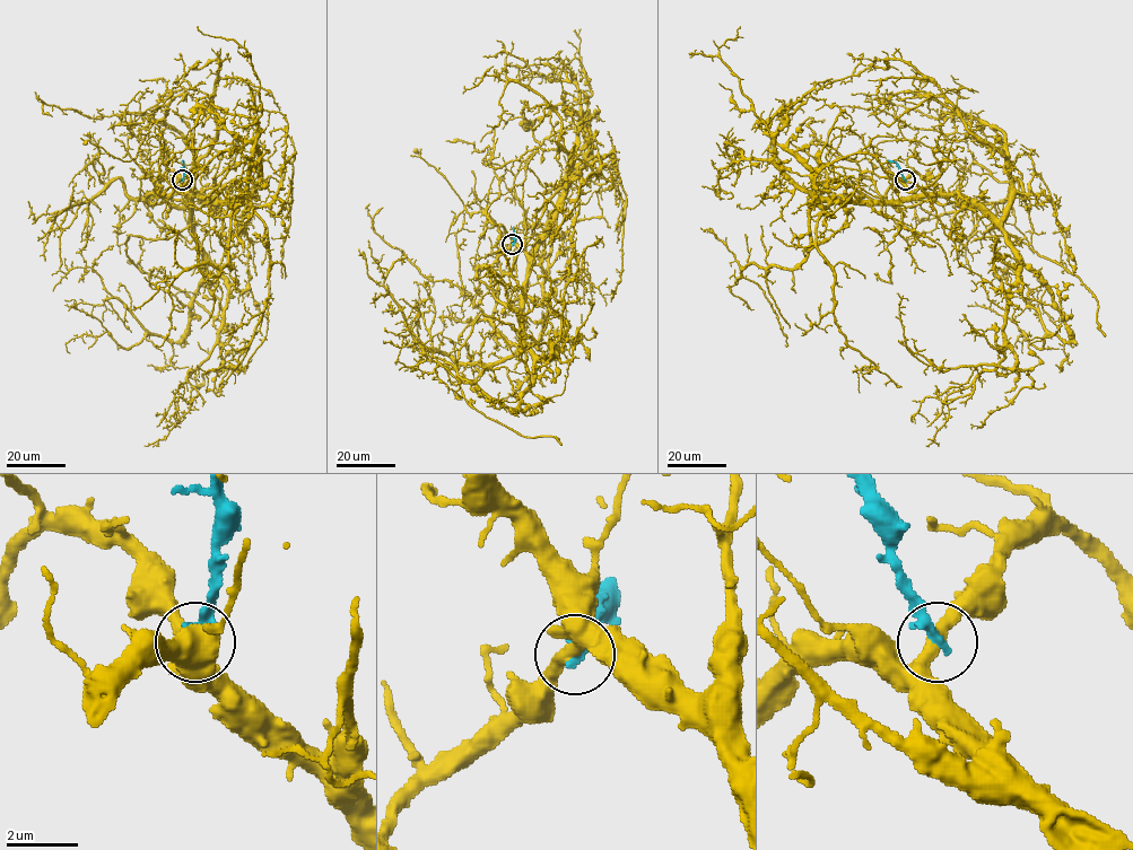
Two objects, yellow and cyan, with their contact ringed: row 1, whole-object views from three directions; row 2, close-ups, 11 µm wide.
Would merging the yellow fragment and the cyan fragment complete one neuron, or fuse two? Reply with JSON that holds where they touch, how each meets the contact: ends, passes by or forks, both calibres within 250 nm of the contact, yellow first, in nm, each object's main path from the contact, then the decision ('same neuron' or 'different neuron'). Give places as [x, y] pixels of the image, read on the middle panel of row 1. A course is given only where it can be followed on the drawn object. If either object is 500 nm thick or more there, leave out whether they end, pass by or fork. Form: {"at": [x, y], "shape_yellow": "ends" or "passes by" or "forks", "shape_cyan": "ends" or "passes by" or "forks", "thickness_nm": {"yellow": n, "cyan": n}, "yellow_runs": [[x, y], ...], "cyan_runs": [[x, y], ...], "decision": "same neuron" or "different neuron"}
{"at": [512, 244], "shape_yellow": "passes by", "shape_cyan": "ends", "thickness_nm": {"yellow": 400, "cyan": 320}, "yellow_runs": [[513, 244], [528, 259], [522, 340], [540, 357], [558, 348], [580, 256], [603, 247]], "cyan_runs": [[513, 244], [513, 227]], "decision": "different neuron"}

